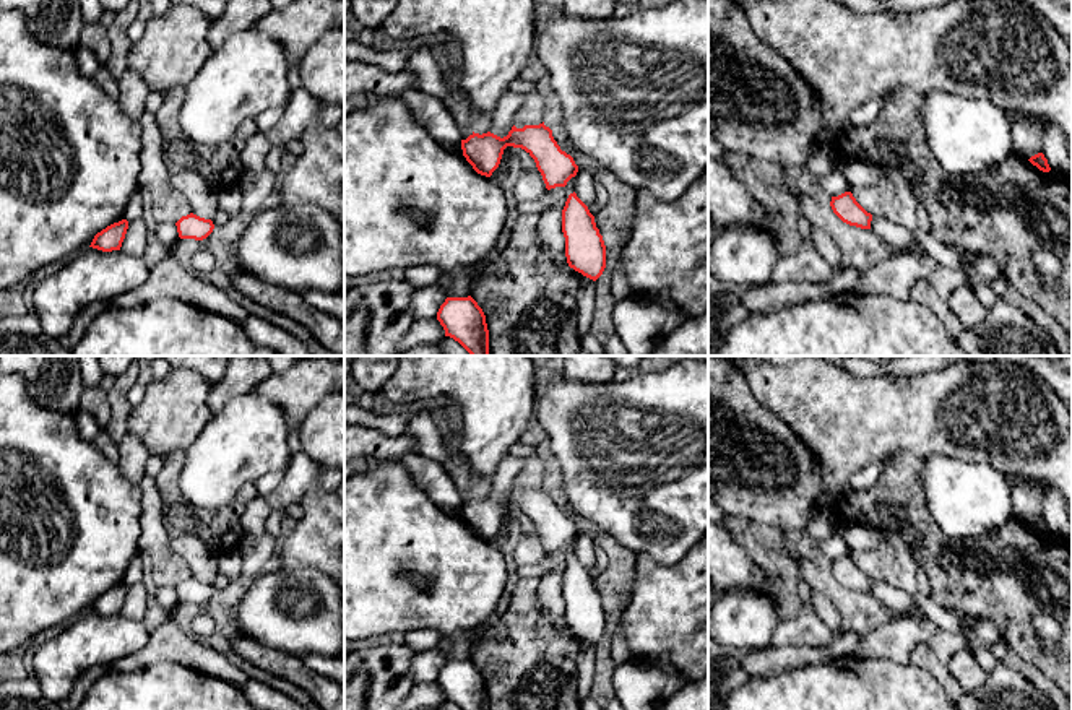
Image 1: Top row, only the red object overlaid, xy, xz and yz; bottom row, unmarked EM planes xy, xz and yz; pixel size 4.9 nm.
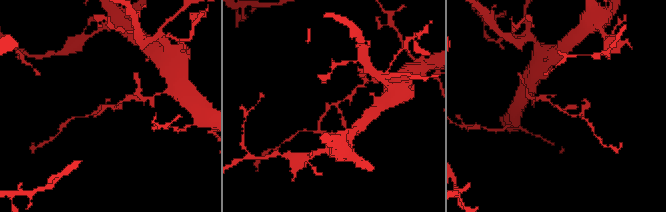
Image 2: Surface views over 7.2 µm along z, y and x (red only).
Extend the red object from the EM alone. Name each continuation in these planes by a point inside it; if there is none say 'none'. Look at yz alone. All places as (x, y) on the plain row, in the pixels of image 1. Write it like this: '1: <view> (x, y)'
none

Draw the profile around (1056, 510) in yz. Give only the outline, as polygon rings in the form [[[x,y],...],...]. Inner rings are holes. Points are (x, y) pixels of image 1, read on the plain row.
[[[1041,483],[1041,486],[1044,489],[1043,518],[1053,535],[1066,538],[1072,531],[1072,523],[1069,520],[1070,505],[1054,486],[1048,483]]]

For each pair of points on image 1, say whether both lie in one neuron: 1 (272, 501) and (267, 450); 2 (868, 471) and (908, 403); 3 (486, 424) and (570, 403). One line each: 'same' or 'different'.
1: different
2: different
3: different

